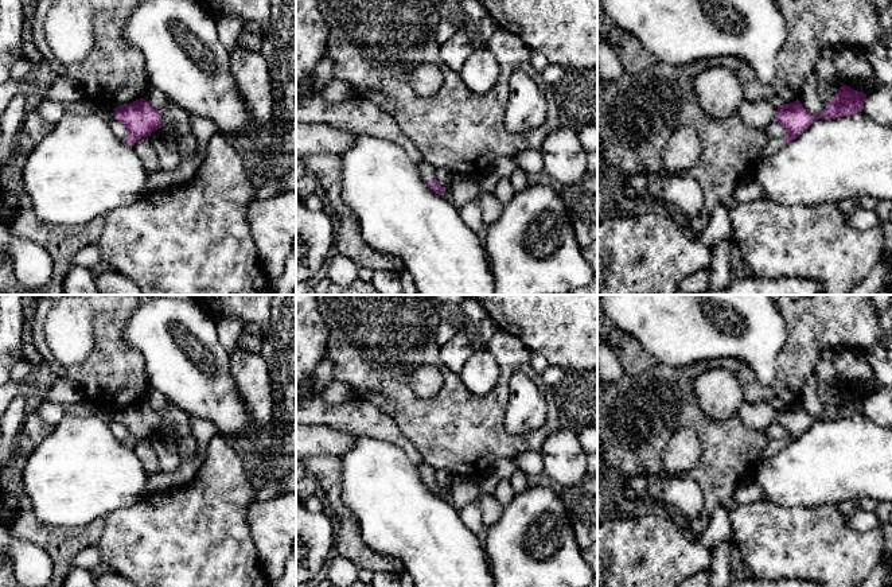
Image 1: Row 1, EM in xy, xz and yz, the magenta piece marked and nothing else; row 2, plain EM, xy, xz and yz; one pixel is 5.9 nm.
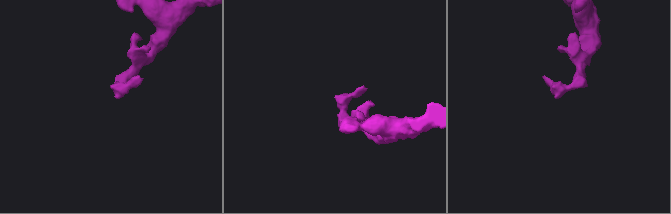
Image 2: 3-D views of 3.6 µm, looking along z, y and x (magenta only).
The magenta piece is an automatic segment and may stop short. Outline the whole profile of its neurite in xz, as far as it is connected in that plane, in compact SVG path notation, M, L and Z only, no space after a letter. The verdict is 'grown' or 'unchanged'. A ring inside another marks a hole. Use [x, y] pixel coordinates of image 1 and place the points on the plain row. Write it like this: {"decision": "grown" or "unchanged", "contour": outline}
{"decision": "grown", "contour": "M426 462L420 463L418 471L422 479L426 482L428 487L439 497L444 497L441 486L435 481L436 469L429 466Z"}

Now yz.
{"decision": "grown", "contour": "M842 386L833 400L826 404L825 411L819 417L814 417L806 412L799 401L778 407L775 423L787 432L787 436L782 440L768 439L766 448L760 454L760 463L771 459L787 444L795 442L818 420L829 421L848 419L857 413L862 413L865 399L865 394Z"}

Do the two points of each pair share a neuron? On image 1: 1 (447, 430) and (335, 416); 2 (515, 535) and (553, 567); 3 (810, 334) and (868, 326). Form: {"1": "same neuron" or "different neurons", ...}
{"1": "different neurons", "2": "same neuron", "3": "same neuron"}

